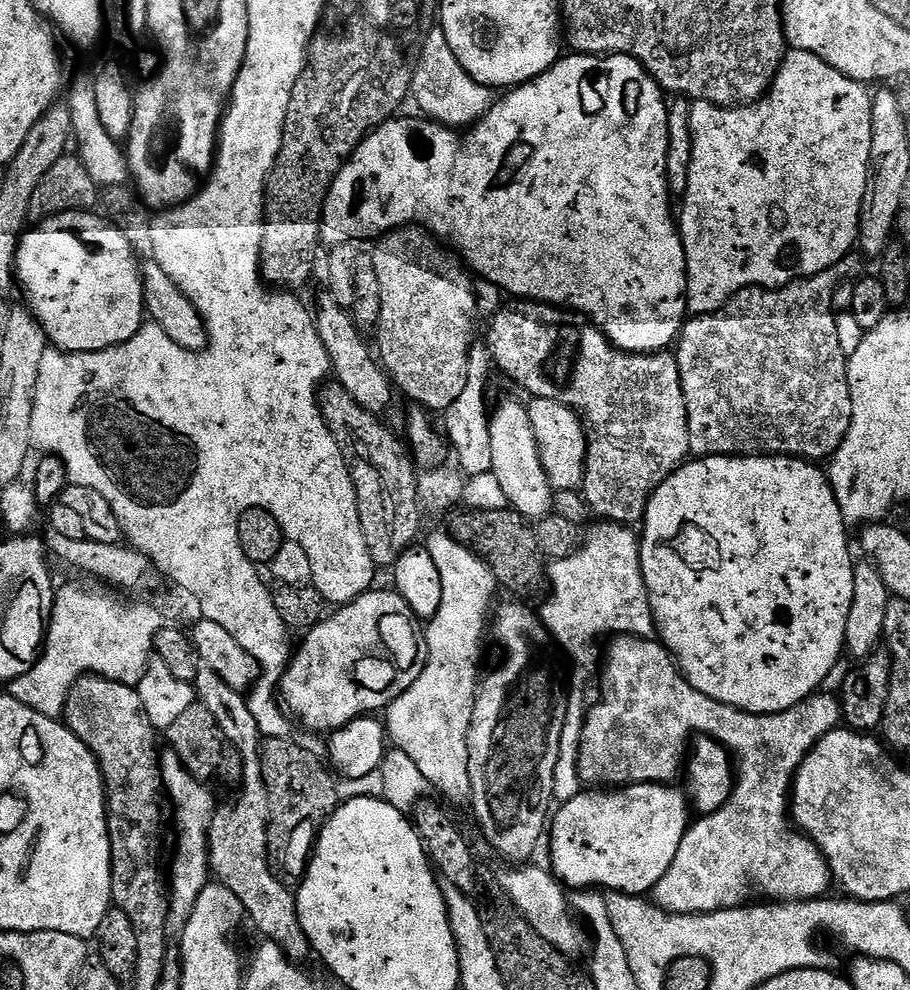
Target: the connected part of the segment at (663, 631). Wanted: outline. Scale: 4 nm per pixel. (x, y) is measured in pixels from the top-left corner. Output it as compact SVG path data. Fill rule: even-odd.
M712 456L689 459L687 462L681 464L678 471L667 476L658 486L658 490L654 490L654 494L644 511L643 528L644 532L641 531L639 533L640 565L642 566L642 578L648 591L648 601L652 607L652 617L656 623L656 630L664 647L672 653L673 660L676 661L680 671L683 672L685 678L690 682L690 686L694 686L694 690L706 694L706 698L714 698L726 706L734 706L743 712L753 712L759 716L769 716L770 714L778 714L779 712L785 712L794 706L798 706L803 700L808 699L809 696L813 695L819 689L816 687L831 674L832 667L840 660L840 652L842 656L842 653L845 651L846 618L850 618L850 602L854 598L854 574L856 573L854 559L852 560L852 552L848 549L848 532L850 532L850 528L842 518L842 510L834 498L832 483L828 481L823 467L817 466L811 460L799 460L796 456Z

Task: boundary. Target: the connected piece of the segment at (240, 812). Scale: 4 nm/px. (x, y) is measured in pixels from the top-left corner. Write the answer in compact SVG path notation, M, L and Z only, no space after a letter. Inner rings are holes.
M201 661L198 674L192 683L197 701L206 705L219 722L225 739L243 754L244 768L240 775L240 800L233 804L221 803L210 826L208 835L208 863L210 872L242 902L247 919L264 935L265 941L279 944L293 962L304 962L310 956L310 945L300 925L296 897L293 889L286 887L272 874L268 865L268 819L270 798L262 778L262 737L256 719L248 706L245 695L236 692L218 677L209 664Z

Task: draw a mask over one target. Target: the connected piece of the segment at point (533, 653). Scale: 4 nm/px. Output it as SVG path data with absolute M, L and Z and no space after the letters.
M516 602L520 604L504 604L495 609L494 612L494 636L496 632L496 640L500 643L500 648L504 651L504 661L493 670L492 673L485 675L480 682L480 692L476 696L476 705L474 706L474 714L470 722L470 730L468 731L468 765L470 766L470 786L472 787L472 798L470 808L476 811L476 820L480 823L480 828L484 831L486 839L492 843L492 848L501 856L502 859L508 860L509 865L524 866L529 863L528 860L536 852L536 843L540 839L545 839L546 825L550 820L550 813L554 808L552 799L552 791L554 790L554 766L558 766L558 754L560 753L560 739L562 738L562 726L564 719L568 716L568 698L566 688L556 681L556 660L552 657L552 648L554 652L554 641L548 635L548 629L544 627L544 621L540 619L535 611L532 612L527 603Z

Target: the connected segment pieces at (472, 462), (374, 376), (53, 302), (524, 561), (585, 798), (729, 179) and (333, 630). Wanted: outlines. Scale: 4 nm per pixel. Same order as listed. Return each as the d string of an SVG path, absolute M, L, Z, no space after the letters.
M473 341L471 358L467 366L466 387L462 390L461 397L444 413L447 439L455 454L459 456L462 471L470 478L491 472L493 468L489 430L490 408L486 406L486 384L493 366L494 361L487 341Z
M325 294L320 300L320 313L315 313L316 329L328 351L332 363L332 372L339 384L344 387L356 402L375 416L383 417L384 411L392 404L394 385L381 361L364 345L365 333L358 330L356 317L351 311L340 308L331 294Z
M92 210L83 212L63 212L57 216L52 216L49 220L43 221L39 226L32 226L25 231L20 238L18 254L16 255L16 280L24 287L26 306L34 314L34 318L42 326L42 330L48 336L48 343L53 349L61 352L101 352L107 348L117 348L120 344L125 344L138 330L146 323L146 313L144 311L144 277L142 275L142 264L136 261L136 252L132 249L132 244L128 241L128 236L120 228L115 228L115 223L107 219L100 219Z
M511 507L489 512L458 511L453 511L447 517L447 531L458 543L471 548L476 555L487 561L501 589L509 588L520 595L517 597L528 602L543 602L549 599L548 564L544 551L538 546L535 527L528 519Z
M629 784L615 790L581 790L570 802L559 805L550 820L550 840L552 836L551 871L557 880L568 890L607 890L608 892L627 892L630 896L644 896L655 889L656 884L670 870L670 862L674 862L674 854L678 854L678 846L682 846L682 838L688 833L690 817L688 804L676 786L663 784Z
M792 50L780 63L780 69L772 79L772 86L762 100L739 108L720 108L716 104L706 103L705 100L698 100L692 104L690 182L682 197L684 205L681 208L679 205L678 208L678 227L686 250L688 311L693 317L710 315L718 311L744 288L782 288L795 280L817 275L853 251L859 234L860 211L866 191L867 164L870 162L872 97L873 93L865 85L846 78L846 74L834 70L834 66L822 62L822 58L809 52Z
M369 590L363 592L359 598L352 601L351 604L337 607L335 611L329 615L328 619L322 621L318 626L307 629L305 636L308 637L306 637L301 644L299 642L294 655L288 663L288 668L284 672L284 676L280 680L278 696L289 717L295 718L296 720L297 718L300 719L301 722L304 723L303 727L307 729L307 731L317 734L324 734L329 730L341 728L349 724L352 720L359 720L362 716L379 713L376 712L379 708L380 711L387 709L388 705L394 703L402 693L406 690L410 690L410 686L414 686L414 682L420 677L428 661L428 642L425 629L422 627L421 621L414 614L414 610L407 605L404 601L404 597L395 590Z

